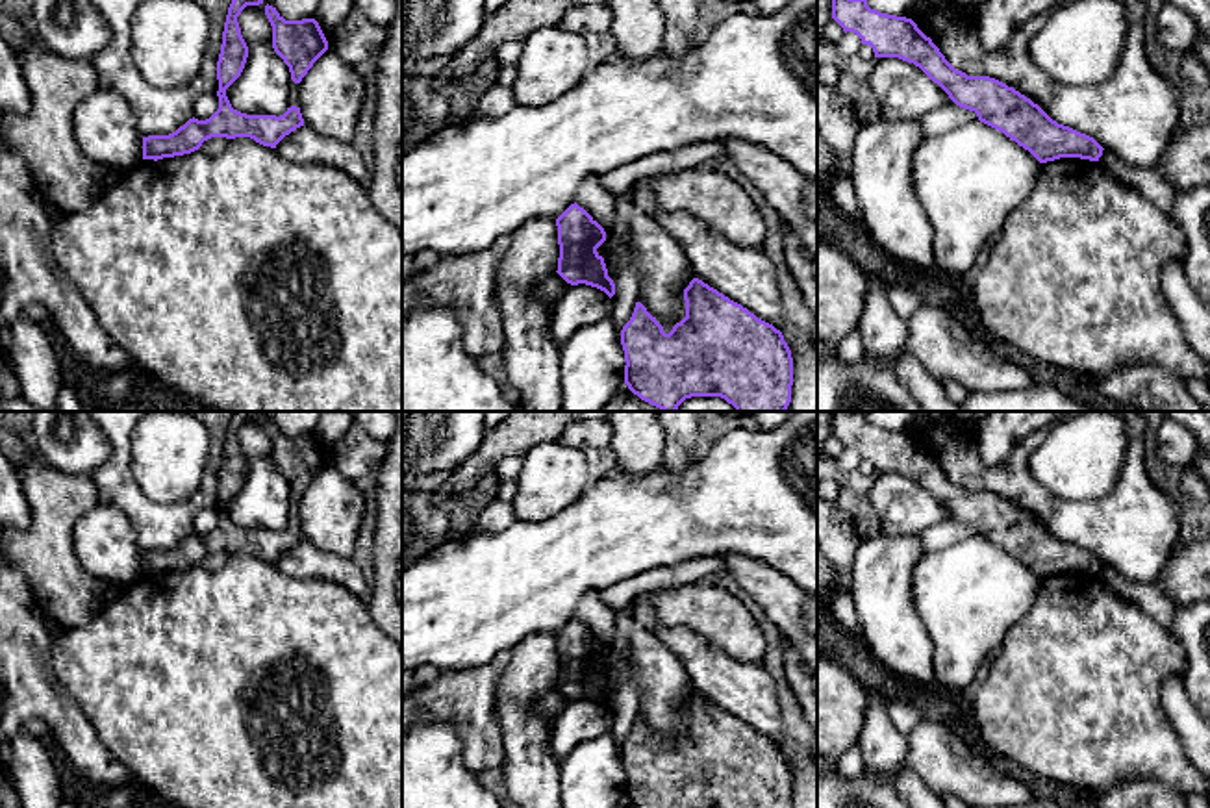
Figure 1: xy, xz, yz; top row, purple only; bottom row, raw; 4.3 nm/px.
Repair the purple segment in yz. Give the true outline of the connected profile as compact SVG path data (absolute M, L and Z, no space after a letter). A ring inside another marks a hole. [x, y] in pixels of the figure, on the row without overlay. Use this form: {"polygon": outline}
{"polygon": "M832 411L832 434L845 448L852 447L862 454L862 460L869 460L875 473L899 473L919 482L956 521L975 526L980 537L1002 547L1028 565L1040 578L1060 573L1099 576L1103 571L1104 563L1093 552L1058 539L1038 519L1014 502L989 491L967 491L956 486L912 434L880 428L867 421L867 413L851 411Z"}

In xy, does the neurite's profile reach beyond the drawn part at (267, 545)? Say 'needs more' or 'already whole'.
already whole

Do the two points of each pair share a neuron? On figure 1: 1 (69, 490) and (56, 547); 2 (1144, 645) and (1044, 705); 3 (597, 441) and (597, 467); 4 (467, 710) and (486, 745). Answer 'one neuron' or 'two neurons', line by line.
1: one neuron
2: one neuron
3: one neuron
4: one neuron

